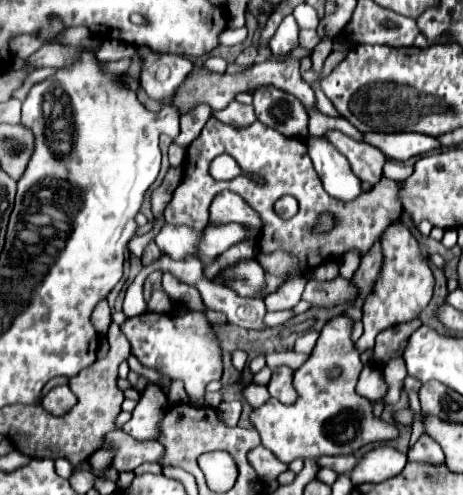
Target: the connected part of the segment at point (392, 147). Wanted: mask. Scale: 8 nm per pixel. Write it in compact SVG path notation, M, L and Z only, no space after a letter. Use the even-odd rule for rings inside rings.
M412 132L364 134L364 138L366 138L368 144L380 148L388 158L400 160L400 162L442 146L438 142L438 138L432 138L432 136L426 136L426 134L412 134Z

